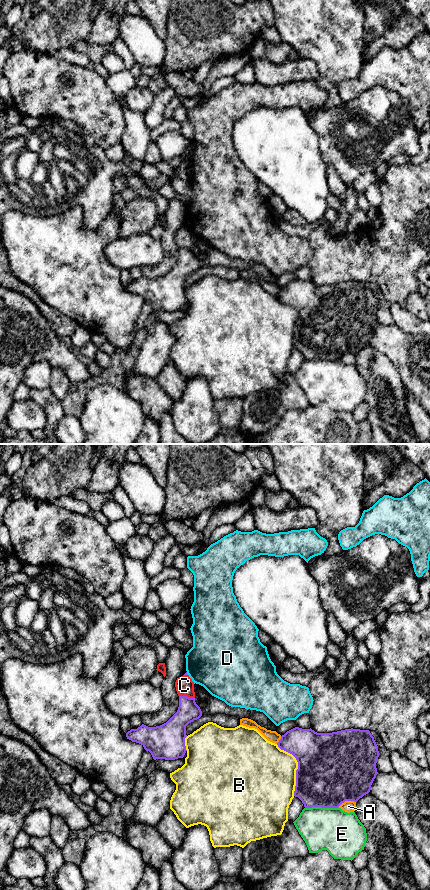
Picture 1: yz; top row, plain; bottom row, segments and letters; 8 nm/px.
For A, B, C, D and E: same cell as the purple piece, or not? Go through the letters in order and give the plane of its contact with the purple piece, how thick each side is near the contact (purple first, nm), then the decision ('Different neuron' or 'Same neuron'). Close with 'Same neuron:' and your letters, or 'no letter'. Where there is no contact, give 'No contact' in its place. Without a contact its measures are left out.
A: Touches purple in yz. Thickness 500 nm (purple) against 100 nm. Different neuron
B: Touches purple in yz. Thickness 500 nm (purple) against 440 nm. Different neuron
C: Touches purple in yz. Thickness 170 nm (purple) against 150 nm. Different neuron
D: Touches purple in yz. Thickness 20 nm (purple) against 440 nm. Different neuron
E: Touches purple in yz. Thickness 500 nm (purple) against 340 nm. Different neuron
Same neuron: no letter

